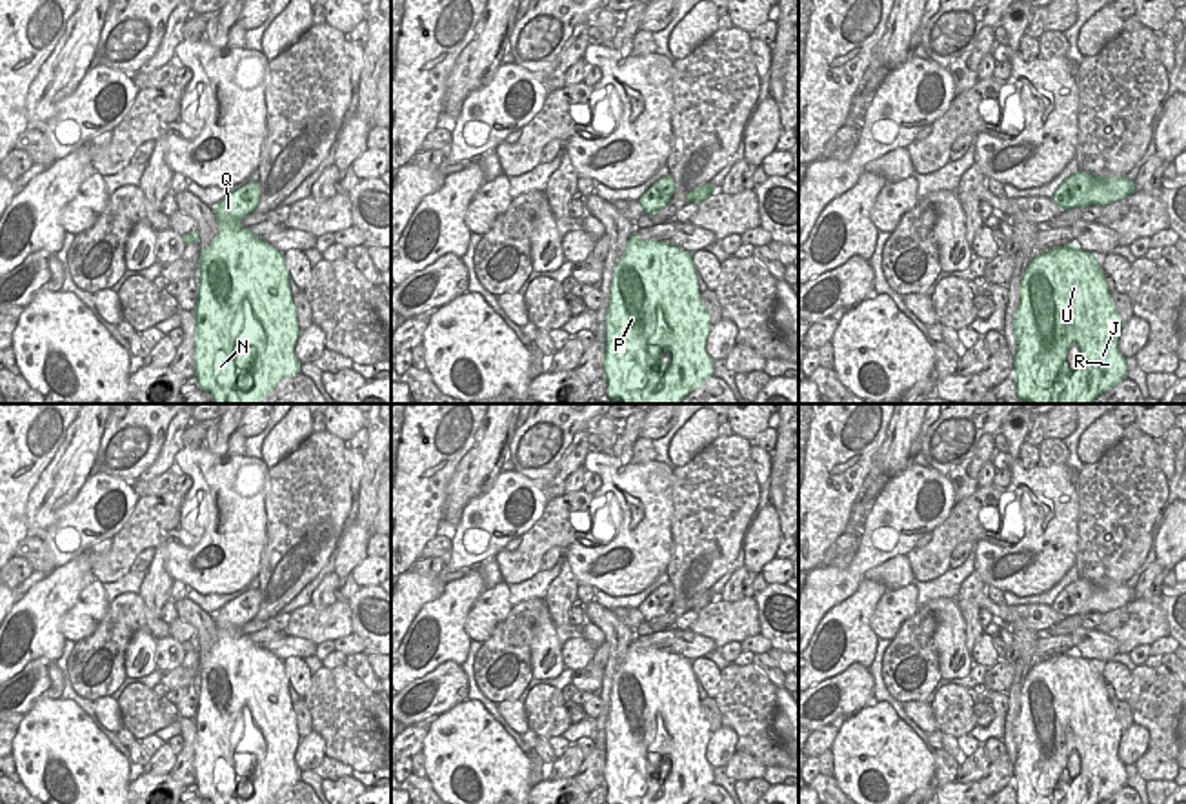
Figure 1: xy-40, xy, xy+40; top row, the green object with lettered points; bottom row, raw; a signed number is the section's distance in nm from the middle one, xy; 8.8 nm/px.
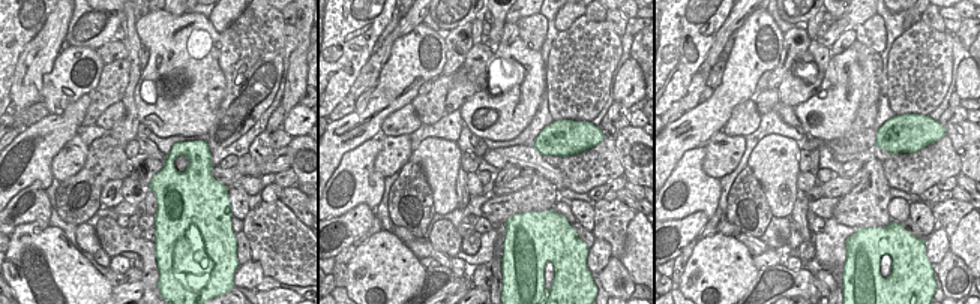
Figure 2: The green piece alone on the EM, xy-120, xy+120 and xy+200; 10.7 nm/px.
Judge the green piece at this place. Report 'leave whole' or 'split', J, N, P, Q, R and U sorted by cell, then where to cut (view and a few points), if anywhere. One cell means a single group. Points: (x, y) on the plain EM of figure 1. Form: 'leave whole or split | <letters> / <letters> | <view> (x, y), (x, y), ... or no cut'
leave whole | J N P Q R U | no cut

